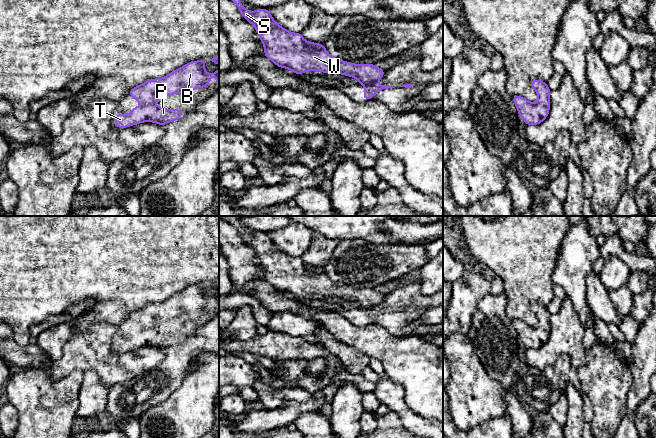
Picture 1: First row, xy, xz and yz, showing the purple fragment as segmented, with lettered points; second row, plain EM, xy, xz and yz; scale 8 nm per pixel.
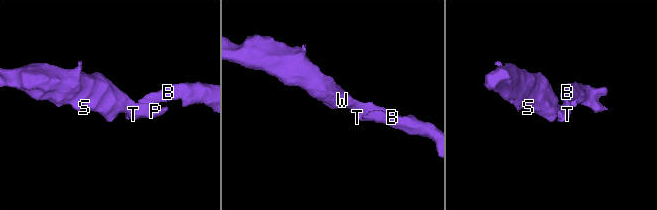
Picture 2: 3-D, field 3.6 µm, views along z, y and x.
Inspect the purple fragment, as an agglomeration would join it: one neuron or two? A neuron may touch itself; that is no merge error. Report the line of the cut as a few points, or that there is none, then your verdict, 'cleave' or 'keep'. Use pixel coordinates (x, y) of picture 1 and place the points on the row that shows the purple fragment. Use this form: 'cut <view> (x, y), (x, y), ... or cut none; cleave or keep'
cut none; keep

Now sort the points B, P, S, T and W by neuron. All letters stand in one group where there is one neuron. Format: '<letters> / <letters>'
B P S T W

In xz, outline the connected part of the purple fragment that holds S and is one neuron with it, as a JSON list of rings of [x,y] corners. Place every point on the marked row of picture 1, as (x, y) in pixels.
[[[240,0],[232,1],[244,19],[255,27],[264,45],[264,56],[277,67],[289,69],[298,75],[317,70],[356,78],[366,90],[361,96],[365,100],[373,99],[378,91],[395,88],[376,84],[384,76],[385,70],[375,64],[353,64],[334,58],[324,45],[305,41],[301,33],[290,32],[281,27],[268,9],[259,8],[251,12]]]

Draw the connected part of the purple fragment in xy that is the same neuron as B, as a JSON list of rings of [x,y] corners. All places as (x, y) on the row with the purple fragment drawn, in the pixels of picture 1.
[[[204,59],[191,61],[172,71],[162,78],[148,80],[137,87],[131,88],[129,95],[139,101],[140,107],[132,107],[130,114],[117,113],[115,116],[116,128],[127,128],[142,122],[153,122],[161,126],[178,120],[184,111],[182,109],[161,108],[153,103],[159,98],[172,94],[184,93],[207,87],[212,76],[216,76],[219,91],[219,69],[210,74],[205,72]]]

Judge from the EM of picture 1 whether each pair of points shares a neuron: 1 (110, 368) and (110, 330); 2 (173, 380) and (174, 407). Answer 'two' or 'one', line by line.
1: one
2: two

